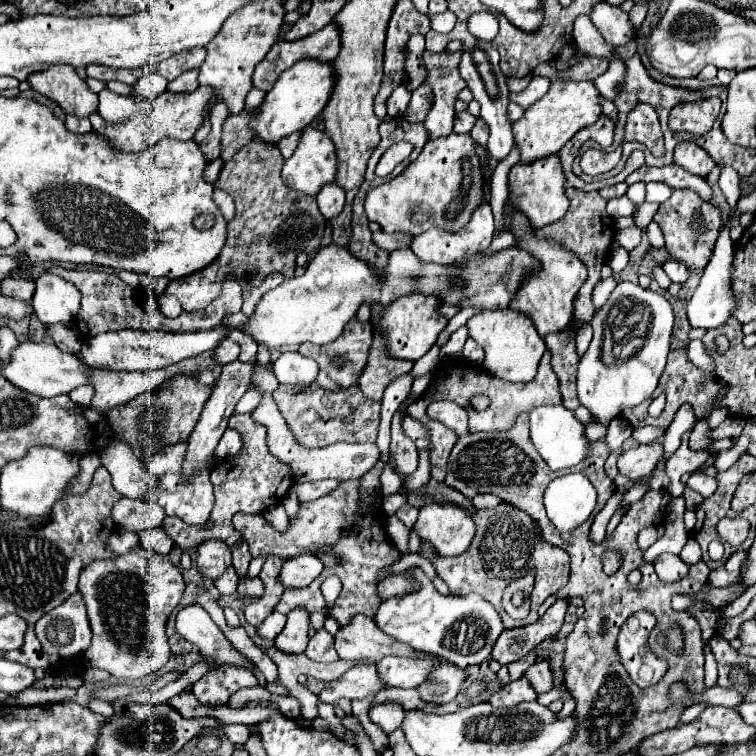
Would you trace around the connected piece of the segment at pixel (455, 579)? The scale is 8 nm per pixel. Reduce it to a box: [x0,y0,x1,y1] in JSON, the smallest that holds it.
[418,502,570,630]

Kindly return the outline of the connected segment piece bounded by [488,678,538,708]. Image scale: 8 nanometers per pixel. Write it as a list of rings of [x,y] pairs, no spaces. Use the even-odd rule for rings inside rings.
[[[520,678],[516,682],[510,682],[506,684],[500,692],[492,694],[490,696],[490,704],[500,708],[500,706],[516,706],[518,702],[530,702],[530,700],[538,700],[538,694],[536,690],[532,688],[532,684],[526,680],[526,678]]]

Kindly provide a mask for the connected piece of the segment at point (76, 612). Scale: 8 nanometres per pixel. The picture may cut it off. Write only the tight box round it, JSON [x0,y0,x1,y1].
[36,592,90,660]

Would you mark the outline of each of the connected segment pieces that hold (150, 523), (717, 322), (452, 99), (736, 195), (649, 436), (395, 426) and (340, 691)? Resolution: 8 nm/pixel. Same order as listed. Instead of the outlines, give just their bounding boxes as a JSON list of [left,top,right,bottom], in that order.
[[112,498,166,532],[688,220,736,328],[424,68,466,138],[720,166,740,218],[632,426,666,444],[390,414,418,476],[318,664,384,702]]

